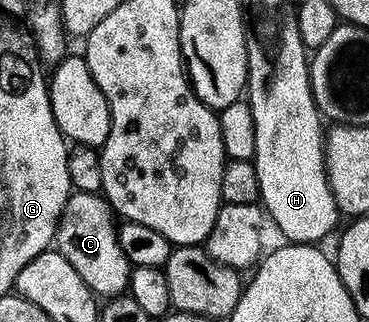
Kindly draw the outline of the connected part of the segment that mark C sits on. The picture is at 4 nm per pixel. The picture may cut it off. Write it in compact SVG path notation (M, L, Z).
M74 190L66 207L62 209L62 219L58 221L56 249L58 253L76 268L80 280L96 296L113 298L115 294L127 293L132 269L124 248L118 239L119 223L110 209L110 203L102 194L89 194Z

